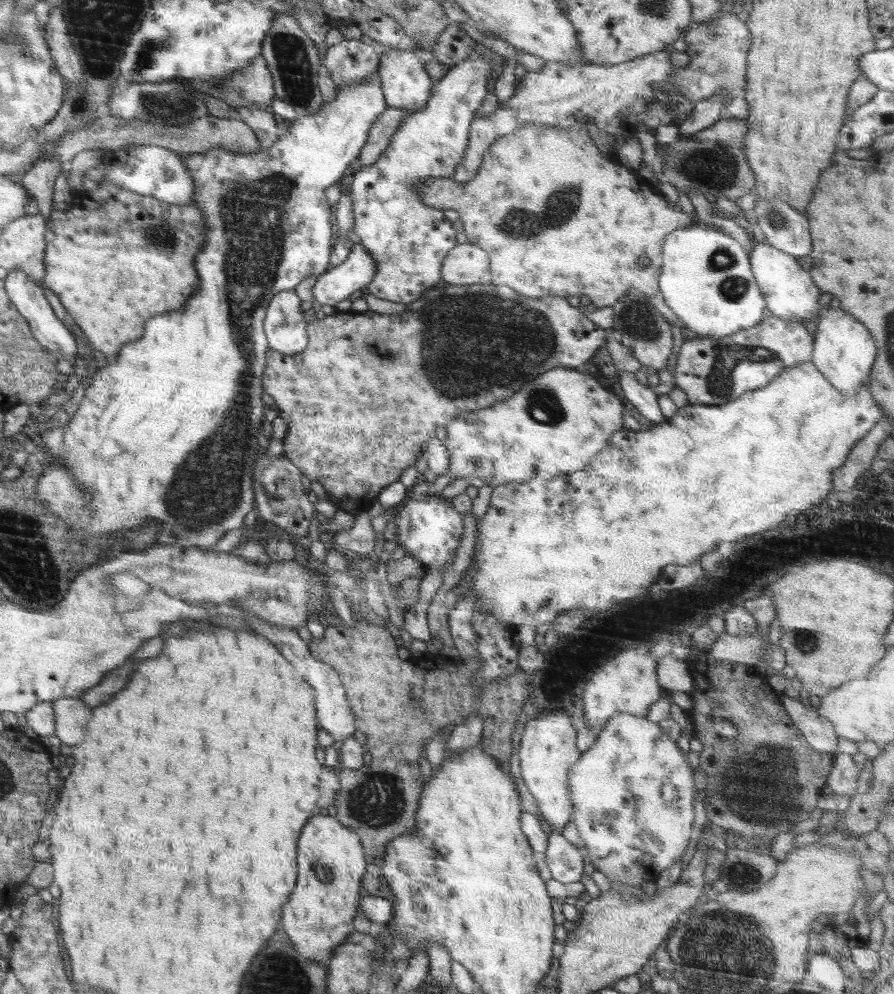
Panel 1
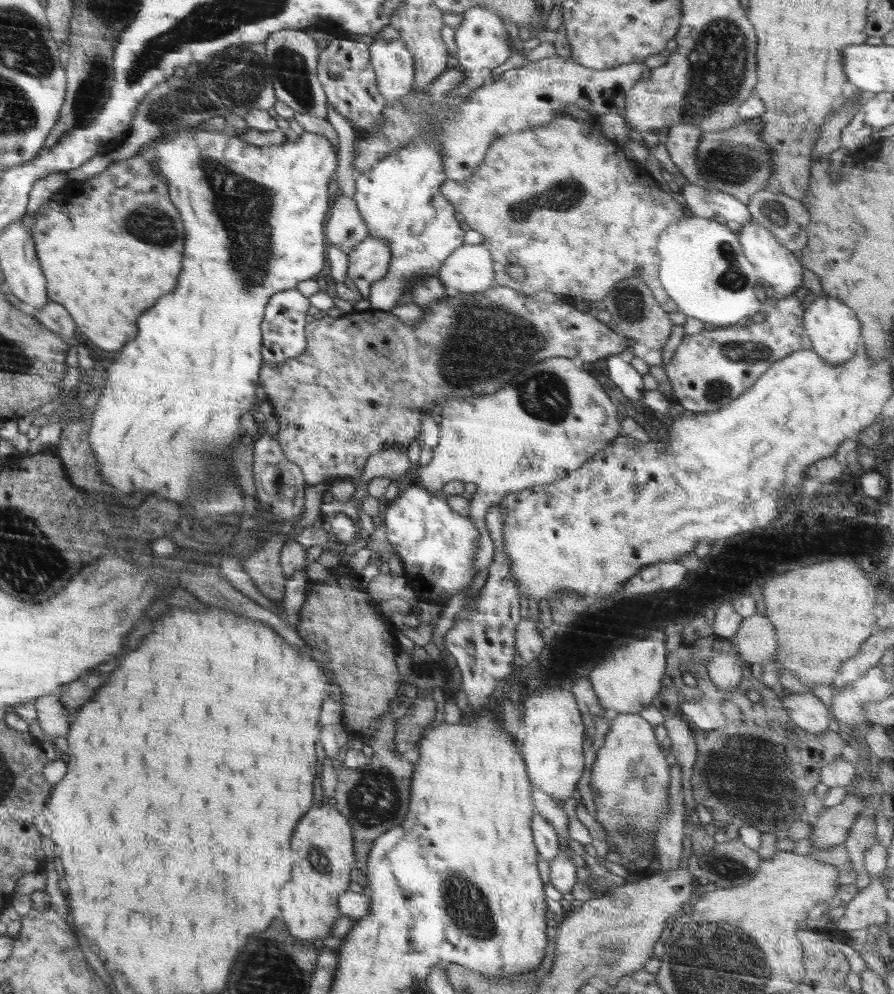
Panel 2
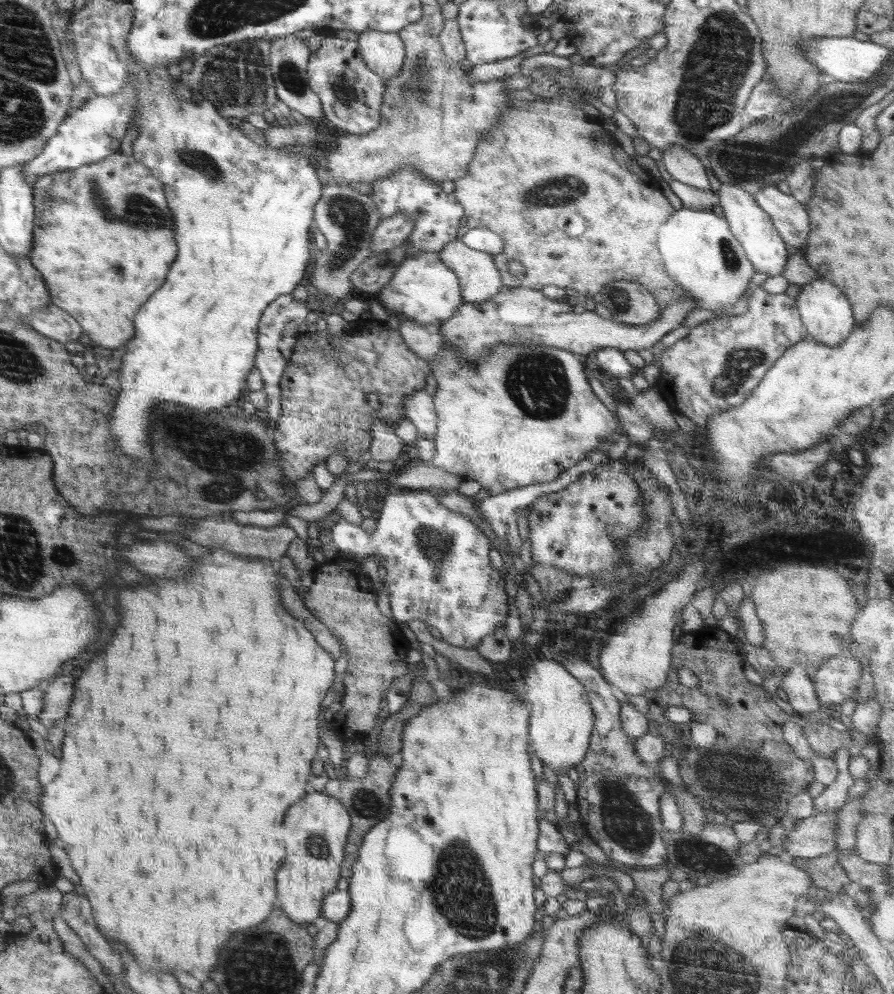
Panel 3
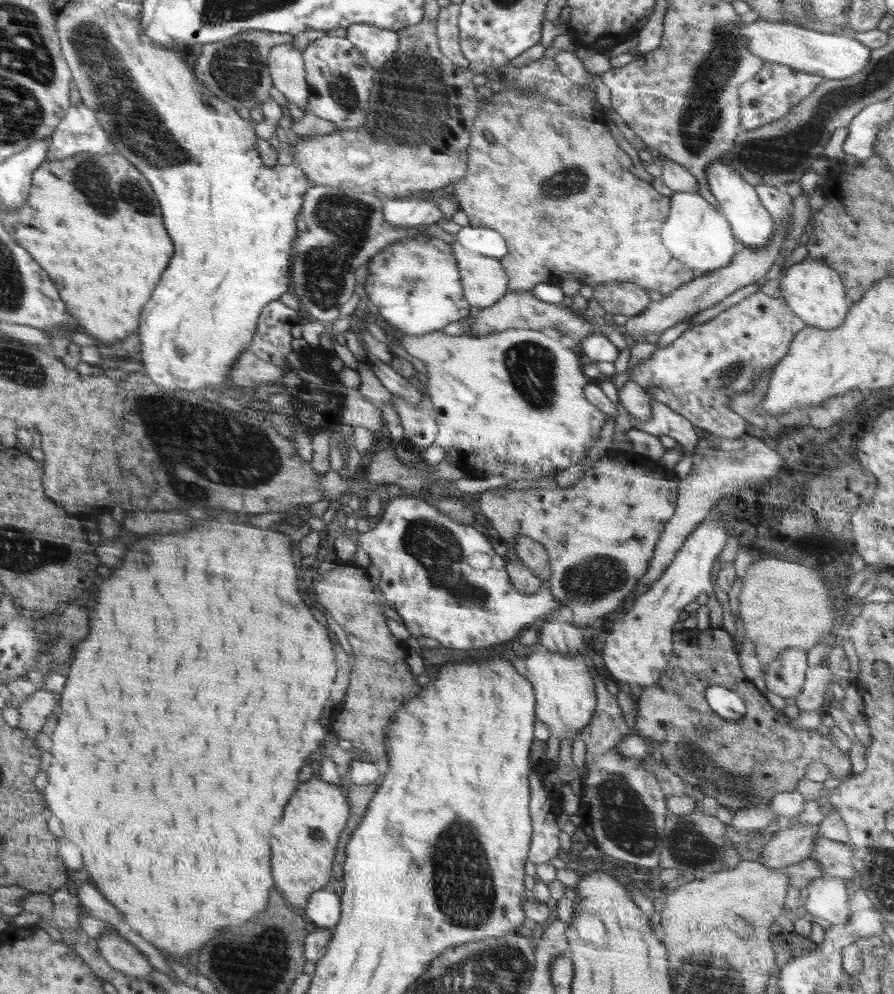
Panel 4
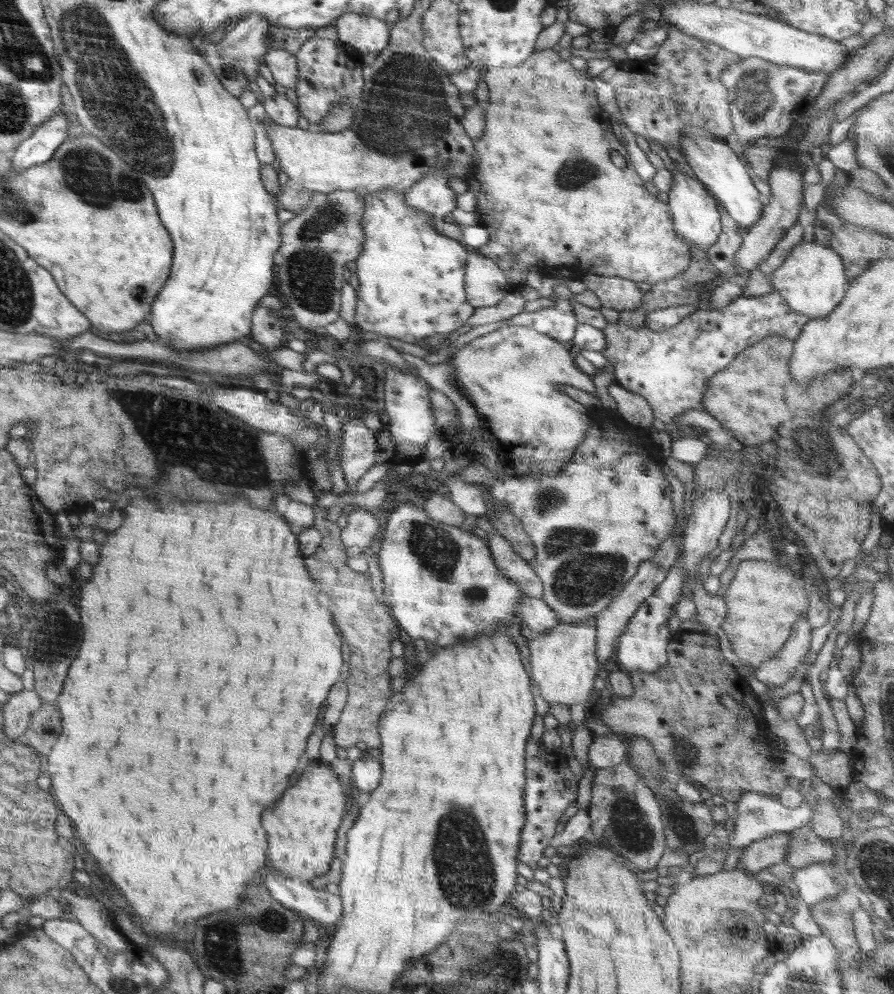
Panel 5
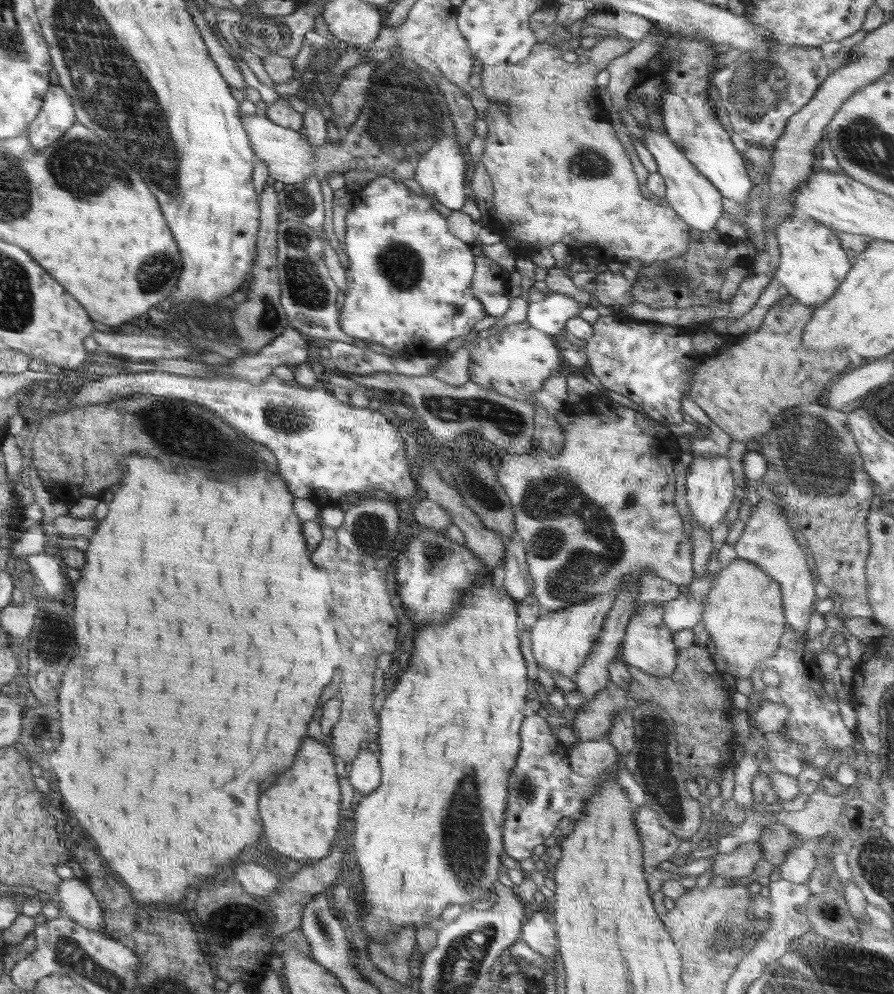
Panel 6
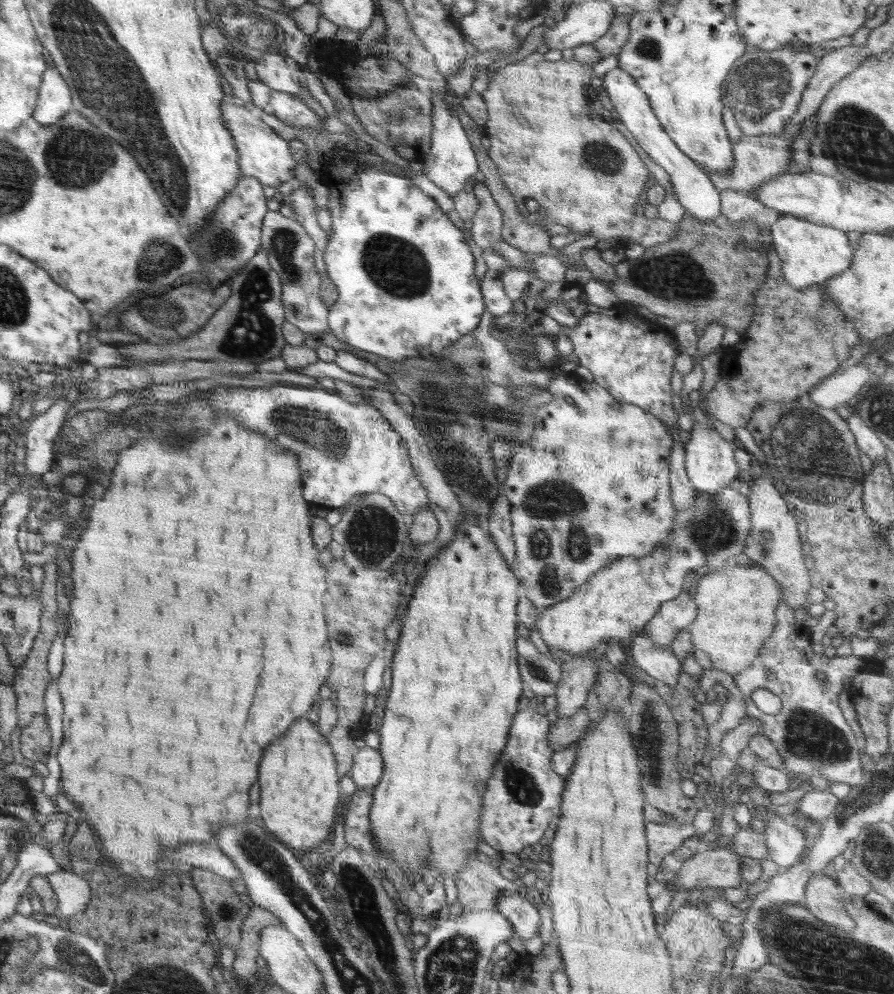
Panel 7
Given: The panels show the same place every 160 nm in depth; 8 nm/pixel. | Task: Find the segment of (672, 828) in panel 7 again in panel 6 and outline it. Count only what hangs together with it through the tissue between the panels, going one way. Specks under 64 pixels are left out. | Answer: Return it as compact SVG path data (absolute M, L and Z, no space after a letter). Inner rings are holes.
M647 803L636 807L633 815L643 844L643 869L646 873L652 873L661 862L671 861L676 856L681 838L662 826L656 811Z

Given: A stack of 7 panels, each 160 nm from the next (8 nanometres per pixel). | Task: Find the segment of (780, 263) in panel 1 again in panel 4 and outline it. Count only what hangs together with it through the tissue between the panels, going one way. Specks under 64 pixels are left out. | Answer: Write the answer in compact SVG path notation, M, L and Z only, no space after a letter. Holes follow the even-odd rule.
M723 159L714 161L705 168L710 192L719 202L719 211L728 219L733 234L743 242L744 247L767 245L774 236L775 224L772 215L764 208L755 186L748 184L732 167L726 166Z

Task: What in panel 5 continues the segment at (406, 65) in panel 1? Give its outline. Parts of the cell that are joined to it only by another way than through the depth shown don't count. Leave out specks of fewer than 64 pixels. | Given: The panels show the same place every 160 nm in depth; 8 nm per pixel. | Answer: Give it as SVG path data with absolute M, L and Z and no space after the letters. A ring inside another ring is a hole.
M344 13L335 20L337 38L368 58L376 57L386 48L390 25L383 20L356 13Z

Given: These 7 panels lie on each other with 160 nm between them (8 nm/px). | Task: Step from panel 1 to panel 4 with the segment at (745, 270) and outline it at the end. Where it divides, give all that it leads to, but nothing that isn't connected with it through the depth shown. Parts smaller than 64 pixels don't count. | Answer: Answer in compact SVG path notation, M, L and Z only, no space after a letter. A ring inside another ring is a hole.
M673 192L669 199L670 220L666 220L666 224L660 230L661 239L669 253L678 261L688 265L694 277L729 265L739 247L734 242L734 234L728 219L699 193Z

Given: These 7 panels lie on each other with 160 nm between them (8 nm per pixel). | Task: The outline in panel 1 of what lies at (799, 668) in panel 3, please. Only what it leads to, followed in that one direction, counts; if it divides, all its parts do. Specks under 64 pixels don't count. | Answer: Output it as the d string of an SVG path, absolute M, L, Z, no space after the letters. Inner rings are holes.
M785 694L780 696L783 708L808 744L817 751L838 754L838 736L830 722L820 718L817 710L806 708L799 700Z

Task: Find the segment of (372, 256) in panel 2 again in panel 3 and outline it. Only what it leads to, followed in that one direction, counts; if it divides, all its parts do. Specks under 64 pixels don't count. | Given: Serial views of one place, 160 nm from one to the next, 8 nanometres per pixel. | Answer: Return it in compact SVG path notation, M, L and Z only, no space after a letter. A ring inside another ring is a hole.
M394 214L392 218L381 220L372 237L370 255L387 252L400 246L409 237L414 226L412 223L414 220L406 214Z

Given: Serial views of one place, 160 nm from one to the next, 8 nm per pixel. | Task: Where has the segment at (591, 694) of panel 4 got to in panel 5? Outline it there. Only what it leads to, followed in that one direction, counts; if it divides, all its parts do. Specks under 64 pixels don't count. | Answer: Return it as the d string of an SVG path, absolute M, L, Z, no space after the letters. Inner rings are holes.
M595 618L575 623L558 623L552 630L542 632L529 641L534 693L542 696L550 706L565 705L569 709L579 703L589 706L590 692L598 674Z

